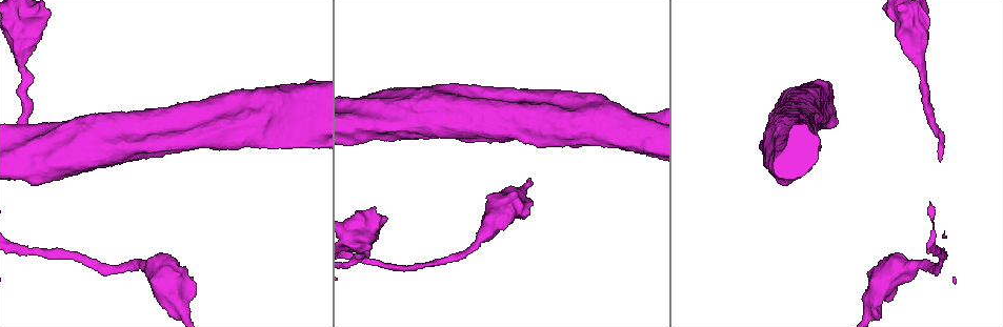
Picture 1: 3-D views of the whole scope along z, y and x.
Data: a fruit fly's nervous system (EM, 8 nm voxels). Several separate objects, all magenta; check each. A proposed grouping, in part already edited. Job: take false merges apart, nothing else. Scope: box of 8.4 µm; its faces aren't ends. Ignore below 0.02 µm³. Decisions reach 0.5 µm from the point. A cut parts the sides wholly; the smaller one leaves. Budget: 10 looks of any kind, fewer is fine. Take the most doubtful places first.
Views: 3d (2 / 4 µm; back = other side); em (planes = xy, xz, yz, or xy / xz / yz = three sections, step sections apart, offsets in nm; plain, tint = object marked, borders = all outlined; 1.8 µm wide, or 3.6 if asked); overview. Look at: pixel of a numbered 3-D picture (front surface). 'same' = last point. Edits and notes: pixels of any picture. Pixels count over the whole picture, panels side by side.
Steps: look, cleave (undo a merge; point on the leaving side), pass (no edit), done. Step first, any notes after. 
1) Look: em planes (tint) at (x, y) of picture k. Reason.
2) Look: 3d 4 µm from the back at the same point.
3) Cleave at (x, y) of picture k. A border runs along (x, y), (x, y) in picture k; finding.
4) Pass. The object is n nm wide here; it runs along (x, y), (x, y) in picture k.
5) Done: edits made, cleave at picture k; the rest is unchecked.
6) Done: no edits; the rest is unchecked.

Look: 3d 2 µm at (902, 260) of picture 1. Calibre changes.

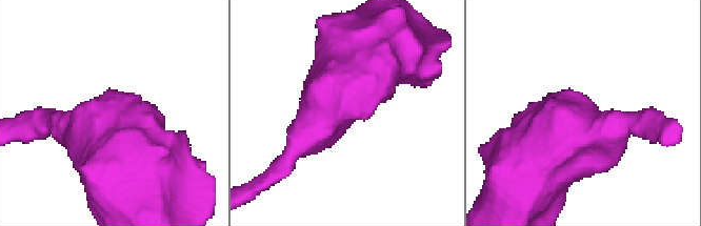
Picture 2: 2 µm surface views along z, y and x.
Look: em planes (tint) at (337, 113) of picture 2. The arms are 160, 600 nm wide; need the tissue.

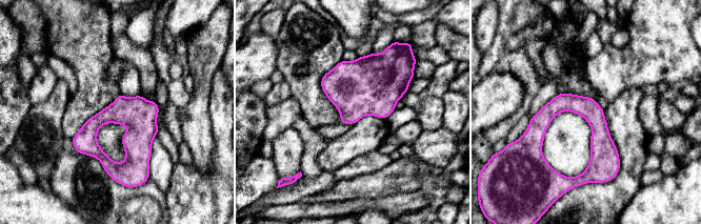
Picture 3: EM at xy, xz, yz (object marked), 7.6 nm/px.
Pass. It runs along (560, 96), (599, 125), (594, 172) in picture 3; all the same neuron.

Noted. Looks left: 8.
Look: em 3.6 µm xz step 16 (tint) at (309, 118) of picture 1. Abrupt turn.

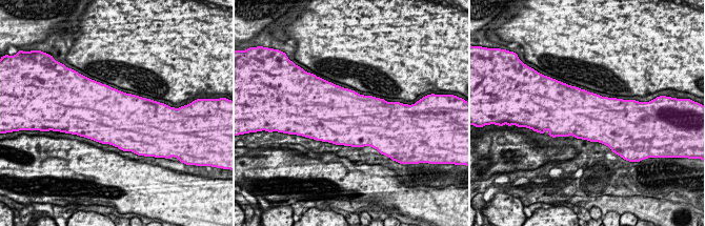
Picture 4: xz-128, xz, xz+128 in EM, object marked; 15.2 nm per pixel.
Look: em 3.6 µm planes (borders) at the same point.

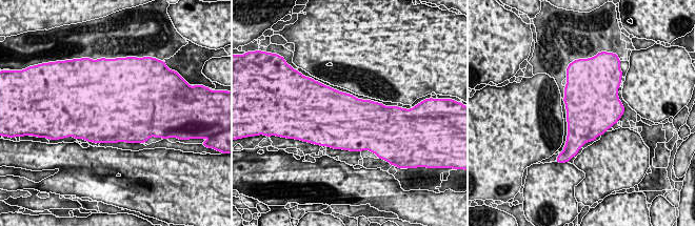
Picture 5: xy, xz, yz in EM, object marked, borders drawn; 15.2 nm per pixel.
Pass. Continuous, no second neuron.

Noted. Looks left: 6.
Look: em 3.6 µm planes (borders) at (522, 118) of picture 1. Calibre changes.

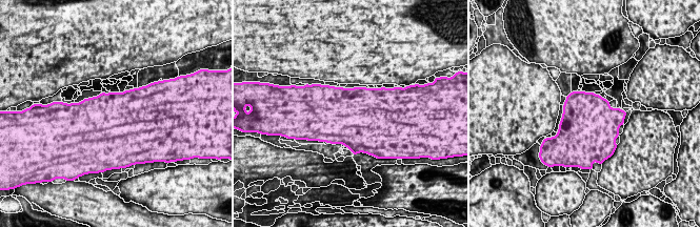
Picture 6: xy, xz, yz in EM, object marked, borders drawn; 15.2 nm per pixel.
Pass. The object is 800 nm wide here; all the same neuron.

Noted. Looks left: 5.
Look: em 3.6 µm yz step 16 (plain) at (21, 46) of picture 1.

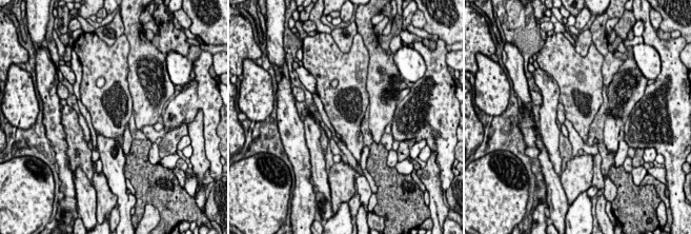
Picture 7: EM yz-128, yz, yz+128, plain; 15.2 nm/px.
Look: em 3.6 µm yz step 16 (tint) at the same point.

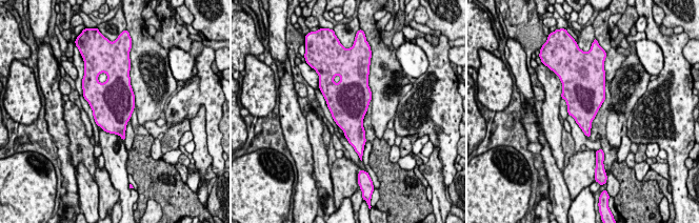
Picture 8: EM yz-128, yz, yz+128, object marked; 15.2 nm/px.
Pass. All the same neuron.

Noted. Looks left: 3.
Done: no edits; the rest is unchecked.

